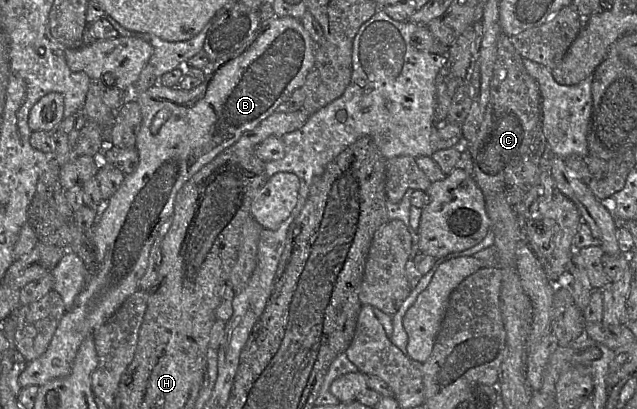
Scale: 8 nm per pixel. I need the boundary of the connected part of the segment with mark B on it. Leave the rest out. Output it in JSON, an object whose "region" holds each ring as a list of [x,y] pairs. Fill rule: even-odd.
{"region":[[[275,16],[262,24],[250,46],[244,46],[211,63],[205,69],[205,79],[198,87],[183,90],[159,83],[143,92],[131,92],[132,99],[137,101],[142,114],[142,123],[136,138],[138,166],[132,174],[125,175],[116,193],[105,201],[103,213],[93,228],[87,231],[95,248],[98,267],[77,296],[73,307],[63,315],[47,350],[29,362],[20,373],[18,382],[22,388],[30,385],[42,386],[52,379],[70,374],[82,341],[106,322],[139,289],[139,281],[148,267],[150,250],[159,235],[160,227],[172,217],[178,191],[203,166],[234,145],[245,132],[251,131],[277,111],[277,107],[294,90],[304,85],[314,65],[316,46],[300,20],[290,16]]]}

